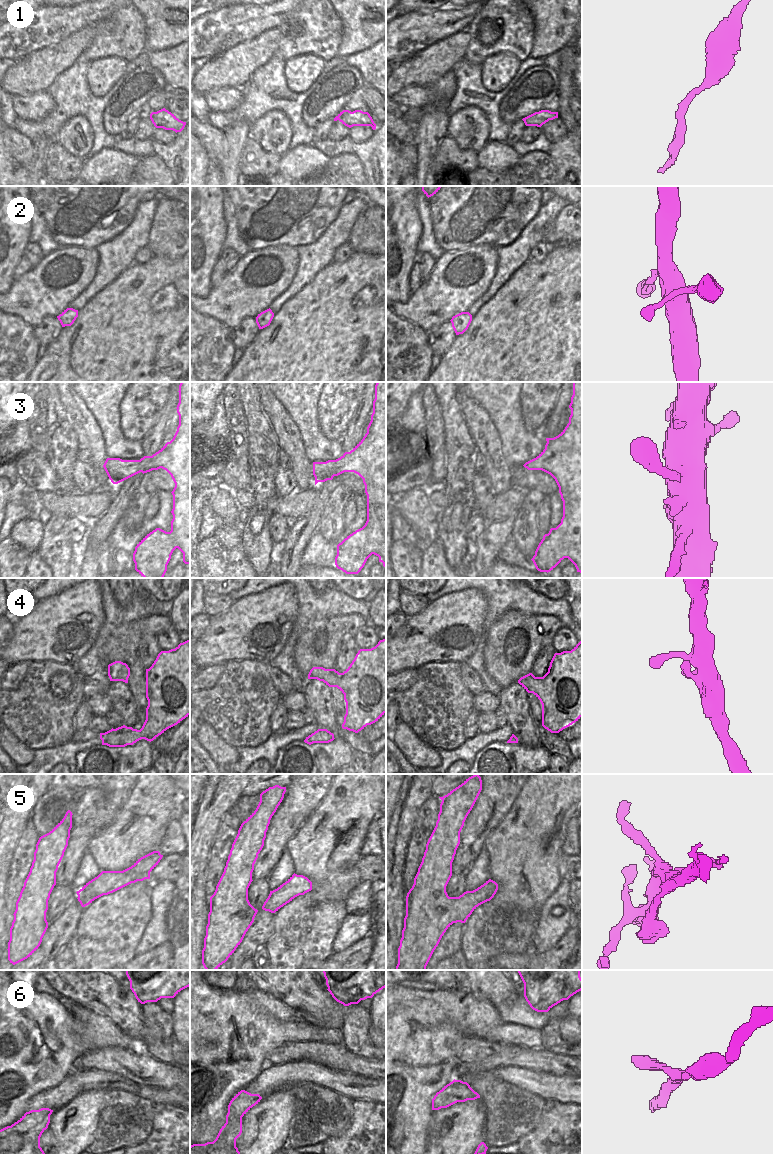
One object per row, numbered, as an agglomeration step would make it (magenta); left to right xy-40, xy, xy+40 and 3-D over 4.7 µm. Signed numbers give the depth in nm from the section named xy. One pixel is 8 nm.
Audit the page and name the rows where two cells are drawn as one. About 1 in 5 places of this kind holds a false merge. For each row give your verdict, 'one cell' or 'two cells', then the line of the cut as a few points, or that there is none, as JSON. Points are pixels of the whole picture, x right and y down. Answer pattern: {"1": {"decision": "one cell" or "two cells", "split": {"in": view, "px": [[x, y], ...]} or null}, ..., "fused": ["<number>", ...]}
{"1": {"decision": "one cell", "split": null}, "2": {"decision": "one cell", "split": null}, "3": {"decision": "one cell", "split": null}, "4": {"decision": "one cell", "split": null}, "5": {"decision": "one cell", "split": null}, "6": {"decision": "one cell", "split": null}, "fused": []}

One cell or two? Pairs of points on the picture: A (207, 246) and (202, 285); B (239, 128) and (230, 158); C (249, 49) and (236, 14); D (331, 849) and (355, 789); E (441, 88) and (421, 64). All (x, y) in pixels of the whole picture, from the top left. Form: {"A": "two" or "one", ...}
{"A": "one", "B": "one", "C": "two", "D": "one", "E": "two"}

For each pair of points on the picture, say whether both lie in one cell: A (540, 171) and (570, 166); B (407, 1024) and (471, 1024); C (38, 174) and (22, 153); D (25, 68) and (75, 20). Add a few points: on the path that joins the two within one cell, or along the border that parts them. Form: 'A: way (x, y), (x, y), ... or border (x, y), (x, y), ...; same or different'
A: border (547, 154), (555, 167), (556, 175); different
B: border (438, 1005), (445, 1017), (464, 1035); different
C: border (33, 142), (33, 158), (25, 167); different
D: border (68, 36), (25, 56); different

